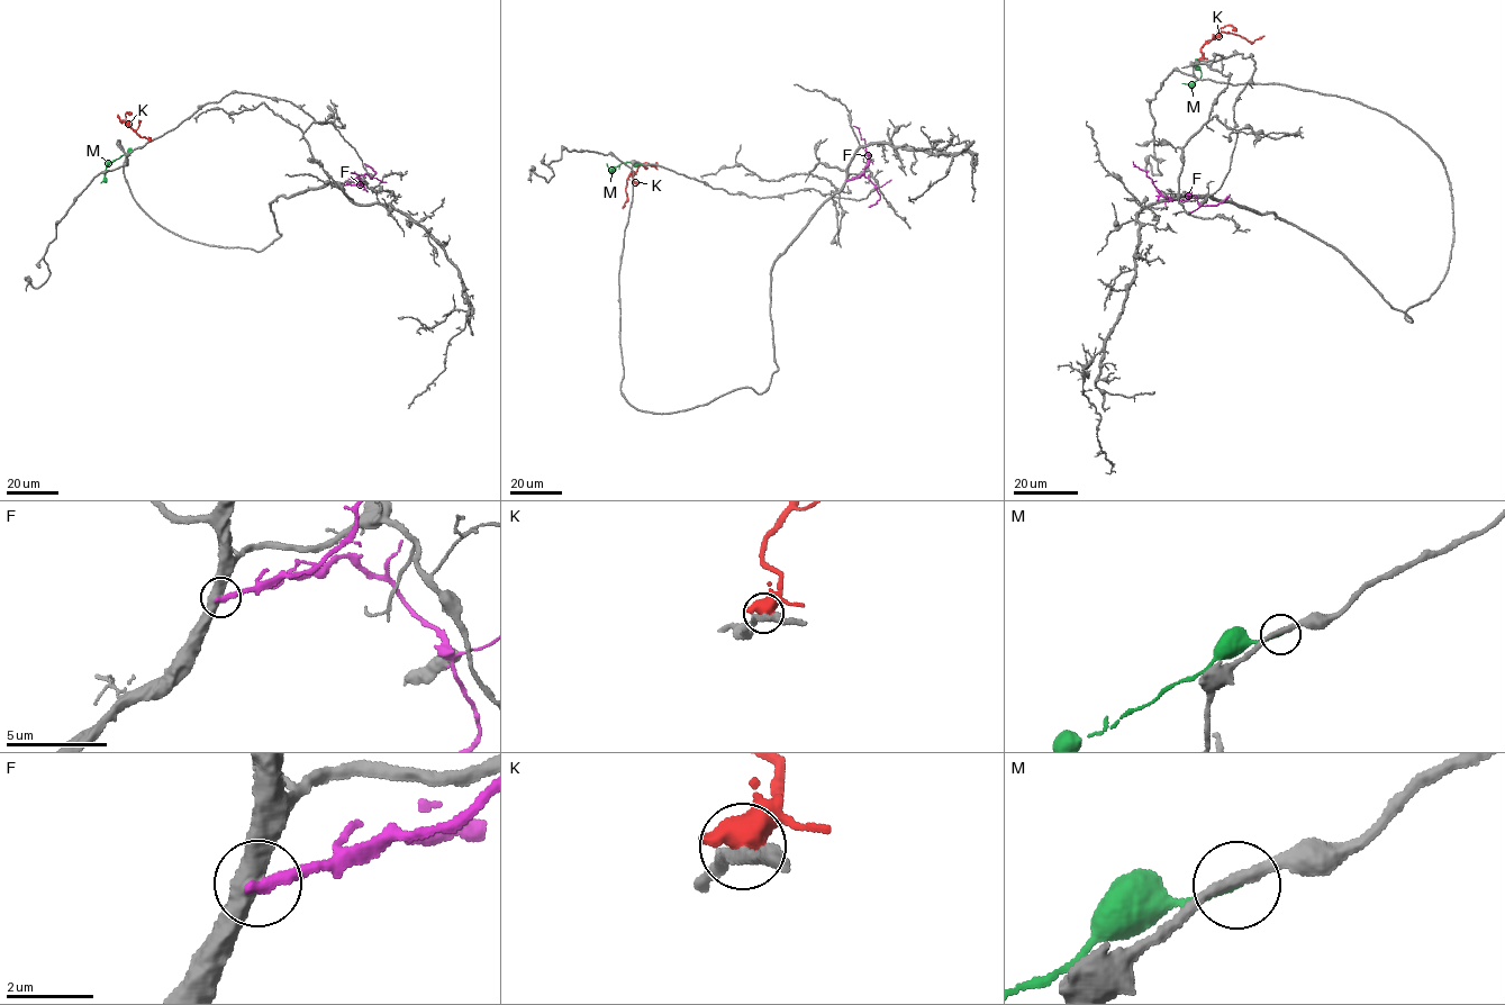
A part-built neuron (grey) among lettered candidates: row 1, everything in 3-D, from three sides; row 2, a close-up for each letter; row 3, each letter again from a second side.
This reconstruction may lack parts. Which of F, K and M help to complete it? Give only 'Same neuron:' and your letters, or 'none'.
Same neuron: none

